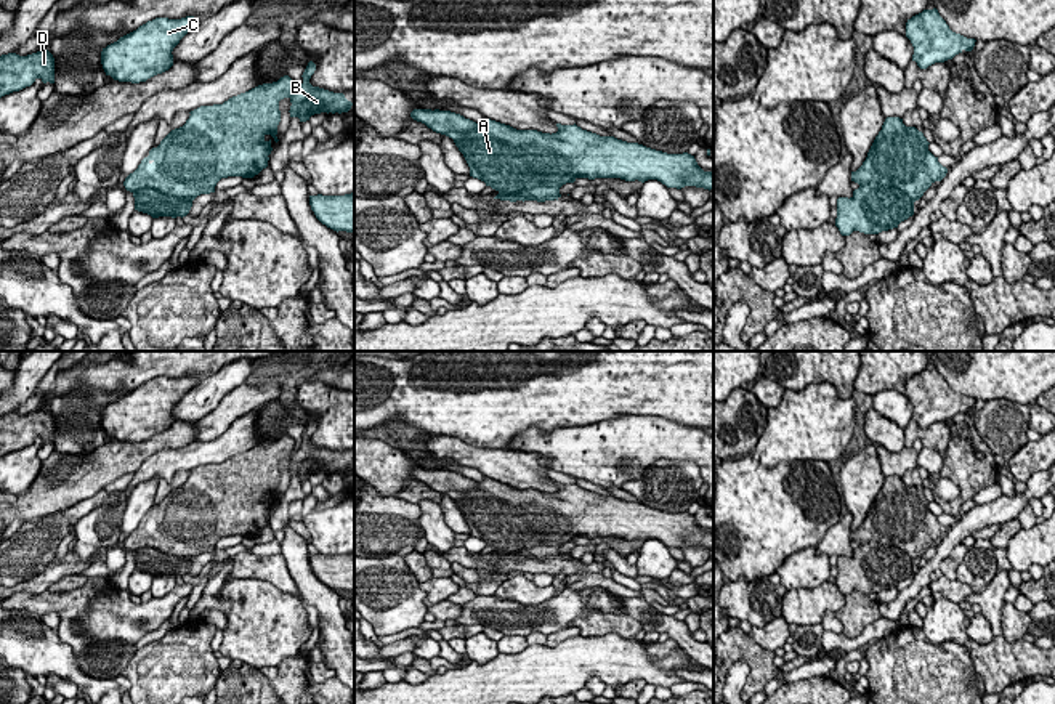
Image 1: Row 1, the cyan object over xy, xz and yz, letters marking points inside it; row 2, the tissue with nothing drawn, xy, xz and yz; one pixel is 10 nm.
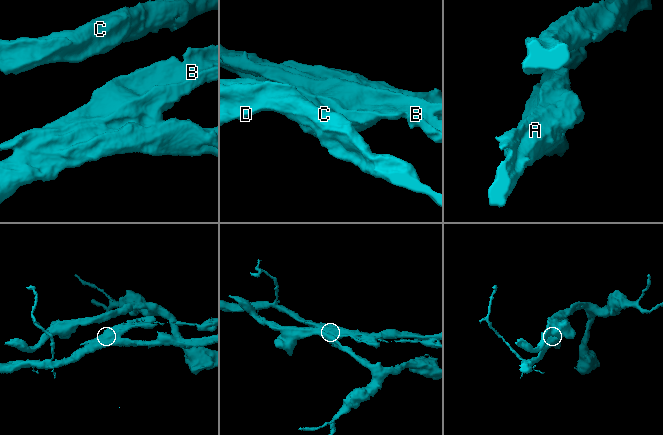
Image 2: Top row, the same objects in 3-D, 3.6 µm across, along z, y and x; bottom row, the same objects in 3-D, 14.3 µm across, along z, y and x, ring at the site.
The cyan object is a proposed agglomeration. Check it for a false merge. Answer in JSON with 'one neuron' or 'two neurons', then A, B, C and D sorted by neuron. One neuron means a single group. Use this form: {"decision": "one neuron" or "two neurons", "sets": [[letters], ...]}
{"decision": "two neurons", "sets": [["A", "C", "D"], ["B"]]}

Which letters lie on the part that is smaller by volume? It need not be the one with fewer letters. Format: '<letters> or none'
B

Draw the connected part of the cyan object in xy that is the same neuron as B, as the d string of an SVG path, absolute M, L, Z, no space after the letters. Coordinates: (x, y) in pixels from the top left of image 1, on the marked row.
M309 61L298 90L293 80L284 75L223 104L191 111L186 123L172 130L125 178L125 189L157 189L196 199L215 192L221 178L253 178L268 167L273 151L271 140L266 141L265 136L271 135L279 141L276 135L281 99L290 99L290 117L298 117L300 122L321 112L348 112L354 104L343 93L313 87L309 79L314 71L316 64Z

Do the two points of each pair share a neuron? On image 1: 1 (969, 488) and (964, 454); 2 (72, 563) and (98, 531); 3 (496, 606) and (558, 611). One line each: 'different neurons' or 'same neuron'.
1: same neuron
2: different neurons
3: same neuron

